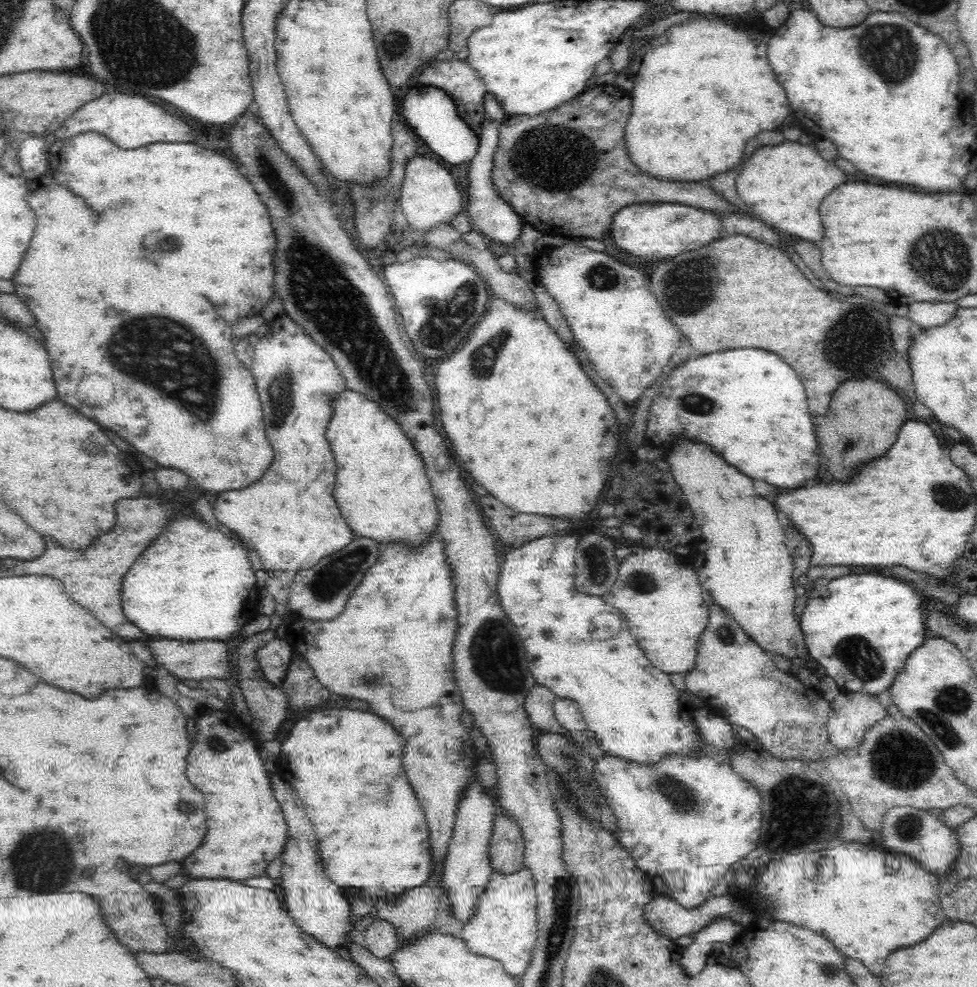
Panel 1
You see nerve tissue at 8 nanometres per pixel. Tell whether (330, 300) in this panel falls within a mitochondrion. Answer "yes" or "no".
yes

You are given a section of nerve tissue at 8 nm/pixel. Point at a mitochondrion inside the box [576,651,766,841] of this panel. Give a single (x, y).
(679, 797)

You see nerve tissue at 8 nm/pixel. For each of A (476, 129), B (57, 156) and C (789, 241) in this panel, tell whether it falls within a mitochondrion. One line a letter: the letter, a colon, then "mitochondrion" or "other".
A: other
B: other
C: other

